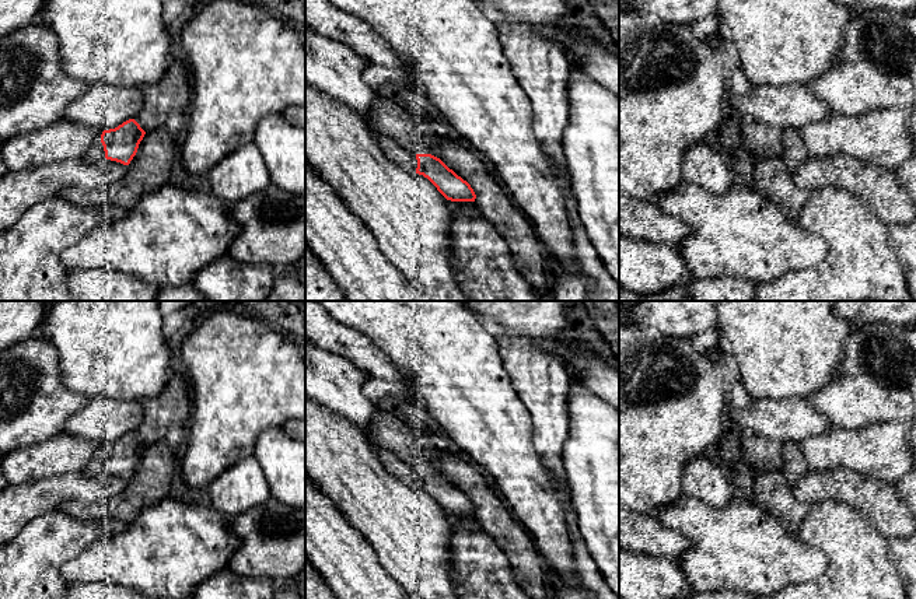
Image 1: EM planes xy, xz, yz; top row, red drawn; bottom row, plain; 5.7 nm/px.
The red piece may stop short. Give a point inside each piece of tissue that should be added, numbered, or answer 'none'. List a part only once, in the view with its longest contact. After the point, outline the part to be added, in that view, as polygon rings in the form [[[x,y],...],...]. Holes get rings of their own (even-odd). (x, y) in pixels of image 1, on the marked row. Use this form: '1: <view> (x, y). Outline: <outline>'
1: xy (95, 153). Outline: [[[94,141],[81,160],[87,162],[98,162],[102,161],[104,158],[105,158],[105,151],[102,143]]]

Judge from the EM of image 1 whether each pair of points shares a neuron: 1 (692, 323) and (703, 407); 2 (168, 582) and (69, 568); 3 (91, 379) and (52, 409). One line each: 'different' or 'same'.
1: different
2: same
3: different

